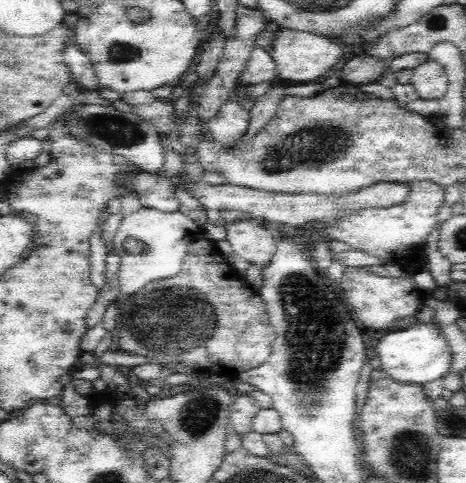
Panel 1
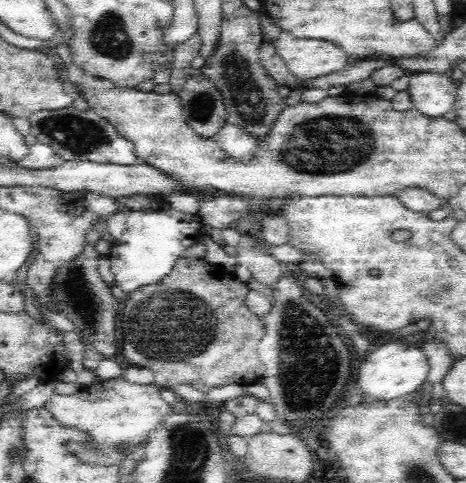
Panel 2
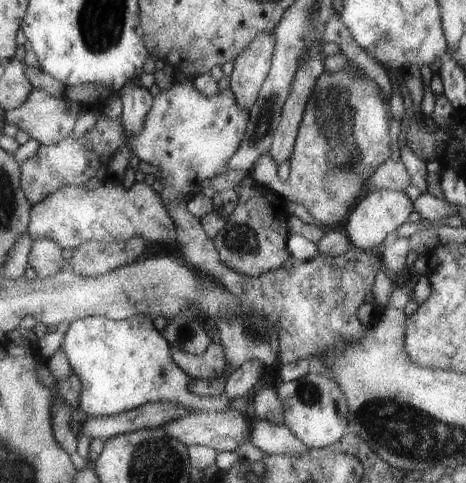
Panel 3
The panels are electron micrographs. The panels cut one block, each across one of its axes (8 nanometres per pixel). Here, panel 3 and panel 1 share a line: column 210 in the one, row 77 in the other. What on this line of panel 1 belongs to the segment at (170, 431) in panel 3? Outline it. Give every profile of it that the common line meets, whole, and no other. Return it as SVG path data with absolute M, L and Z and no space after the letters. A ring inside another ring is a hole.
M428 58L420 66L414 68L412 84L420 98L424 100L438 100L448 88L448 74L438 60Z

